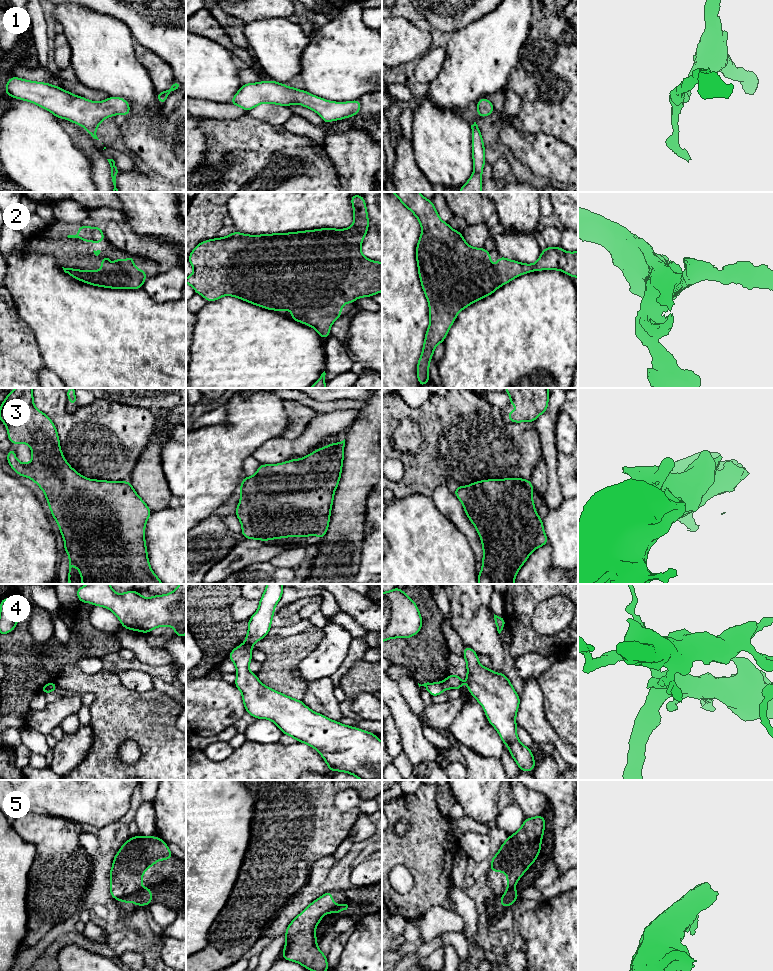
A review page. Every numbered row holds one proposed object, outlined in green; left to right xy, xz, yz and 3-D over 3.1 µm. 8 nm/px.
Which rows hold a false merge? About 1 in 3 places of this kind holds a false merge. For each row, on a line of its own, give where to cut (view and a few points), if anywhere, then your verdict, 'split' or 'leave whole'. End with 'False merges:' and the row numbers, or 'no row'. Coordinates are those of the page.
1: cut none; leave whole
2: cut none; leave whole
3: cut none; leave whole
4: cut xy (54, 682), (43, 692); split
5: cut xy (142, 888), (131, 900); split
False merges: 4, 5

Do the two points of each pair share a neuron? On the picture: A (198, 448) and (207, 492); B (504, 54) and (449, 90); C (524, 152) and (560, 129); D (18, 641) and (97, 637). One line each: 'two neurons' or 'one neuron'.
A: one neuron
B: one neuron
C: two neurons
D: one neuron

